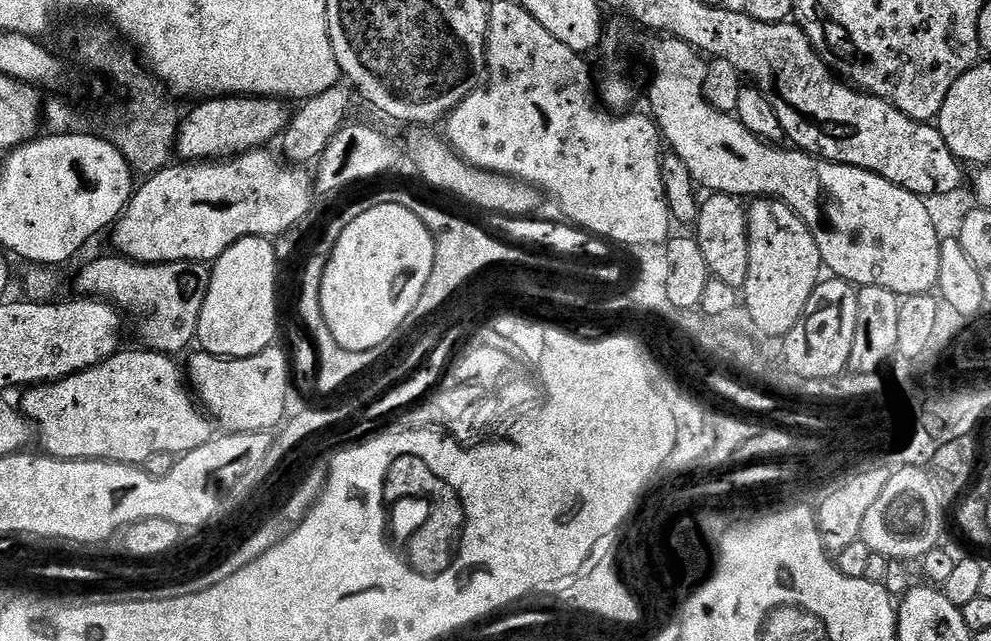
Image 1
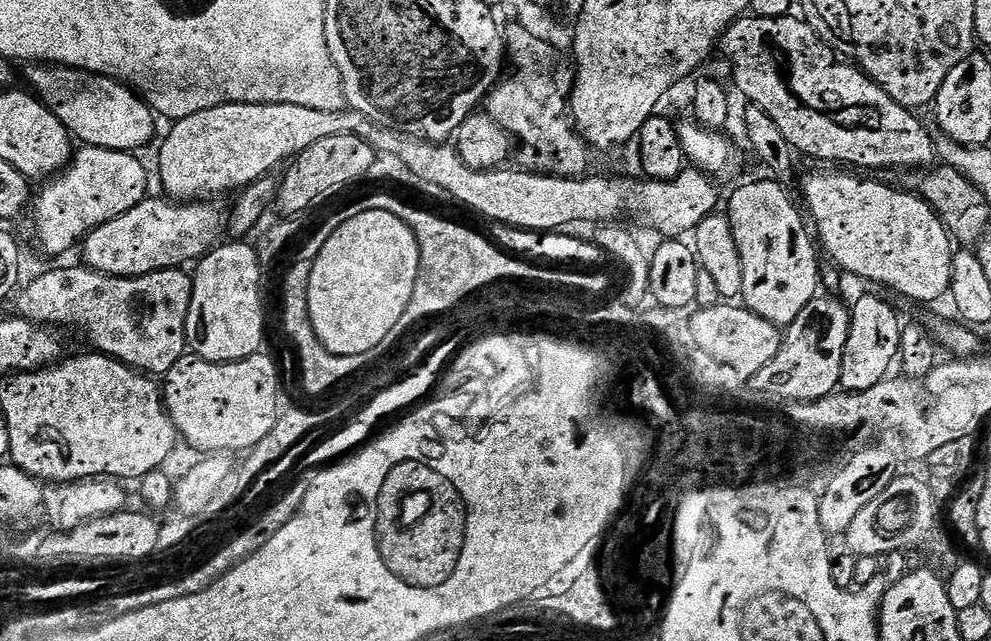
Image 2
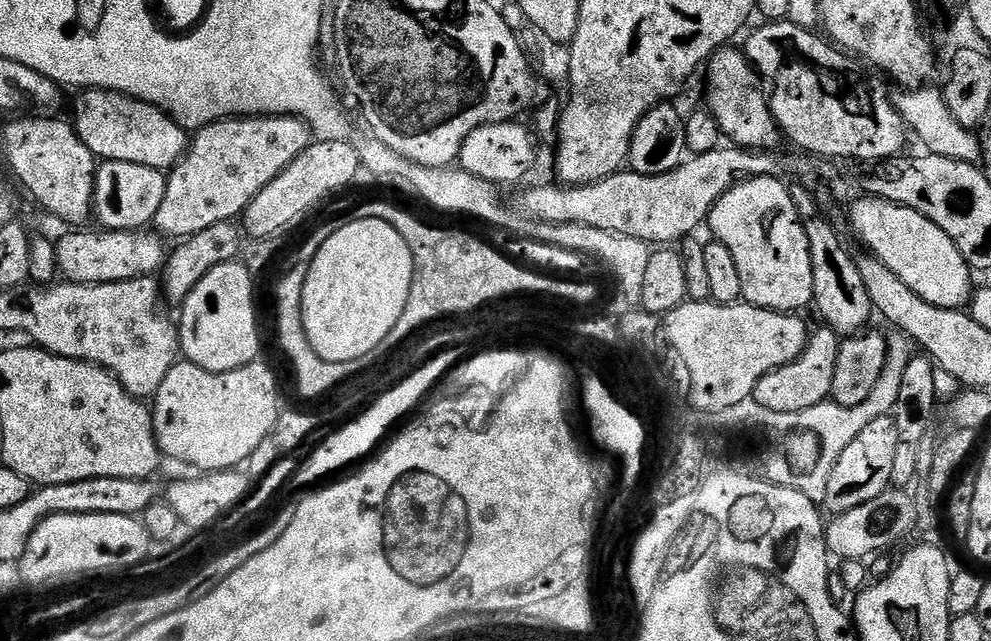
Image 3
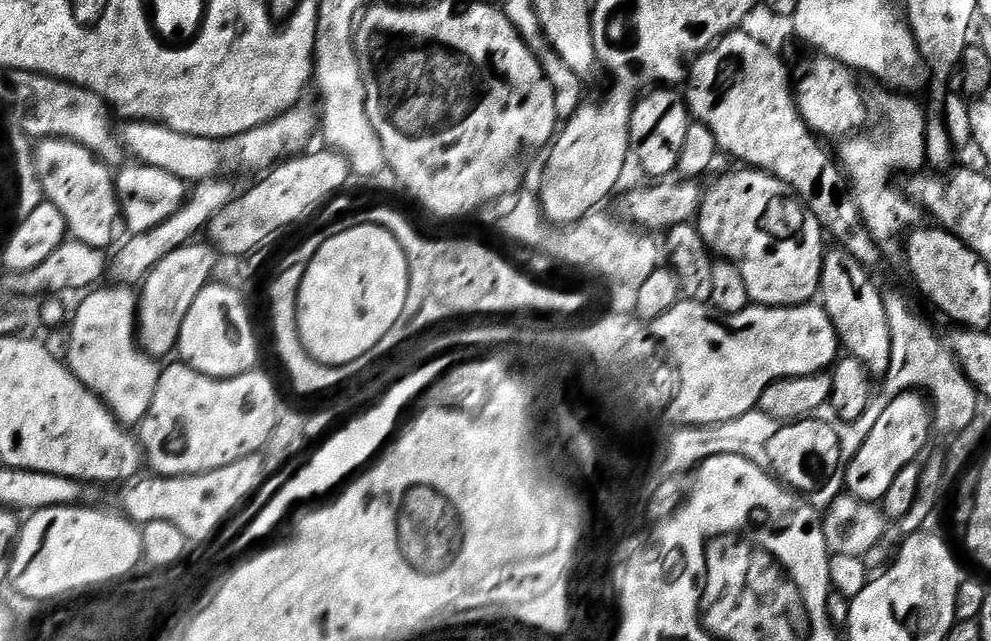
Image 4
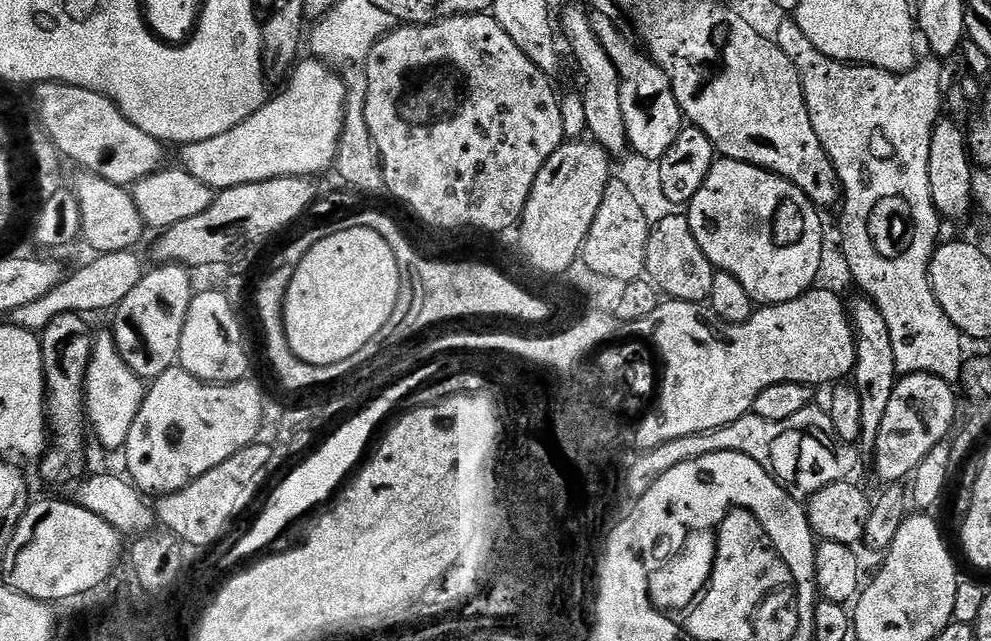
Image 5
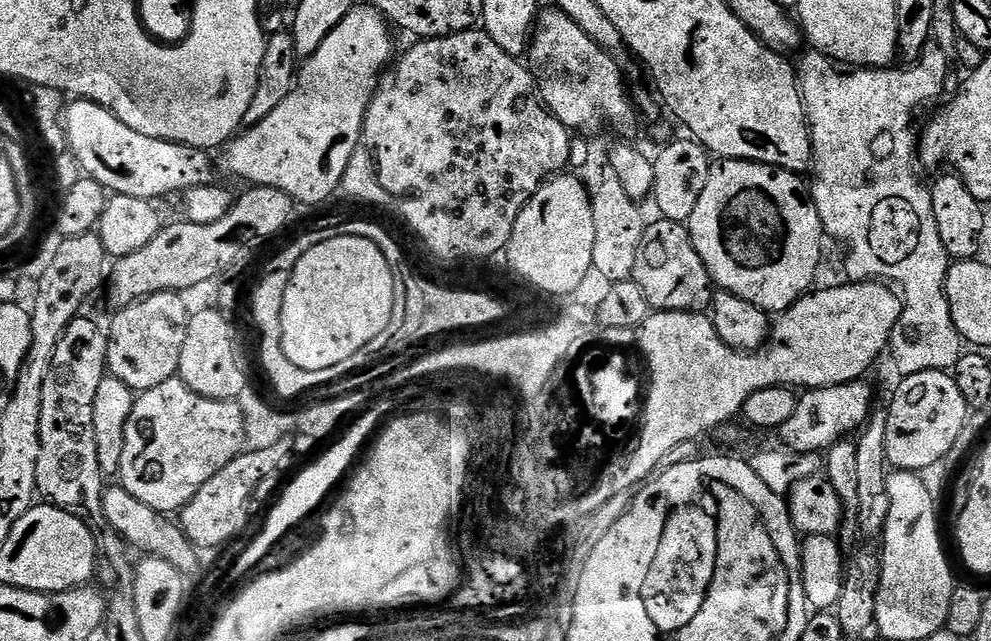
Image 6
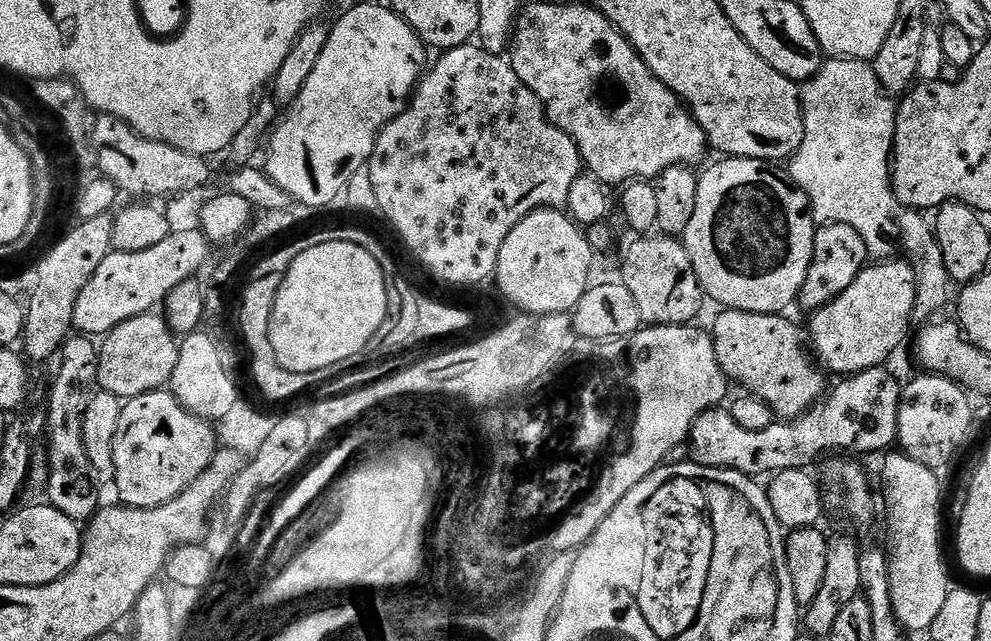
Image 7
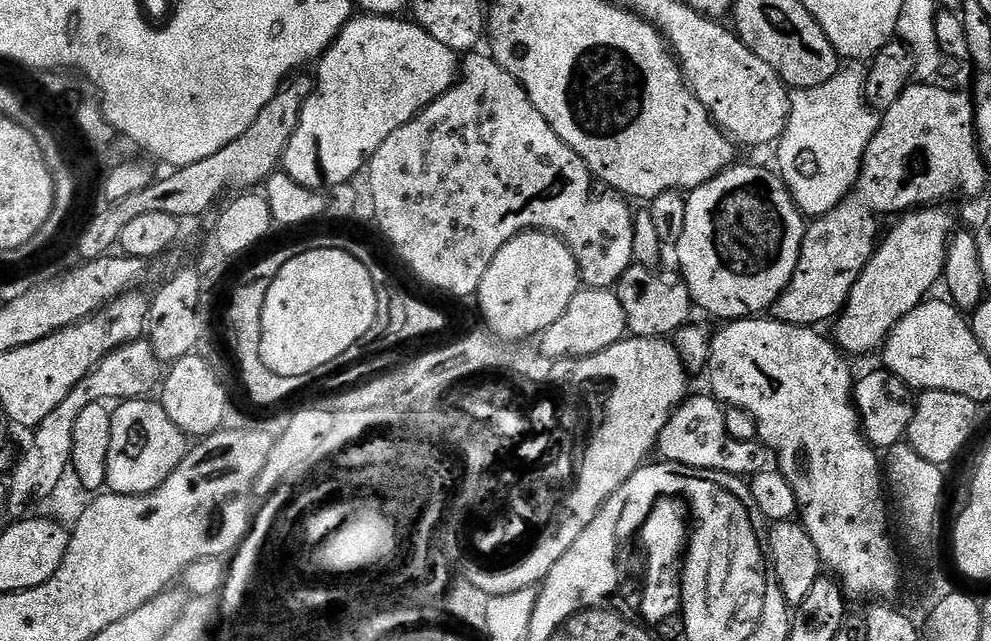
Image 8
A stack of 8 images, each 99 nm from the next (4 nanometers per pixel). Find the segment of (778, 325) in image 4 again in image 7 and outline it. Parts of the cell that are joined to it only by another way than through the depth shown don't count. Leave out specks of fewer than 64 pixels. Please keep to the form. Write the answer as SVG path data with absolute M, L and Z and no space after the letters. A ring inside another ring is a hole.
M903 258L872 262L838 298L811 313L806 336L821 369L837 372L837 377L845 378L887 365L896 347L903 342L908 327L914 324L915 311L915 267ZM653 324L651 326L641 327L639 332L633 334L636 340L632 340L632 368L636 368L636 388L640 395L640 420L636 424L636 444L632 444L632 452L628 452L628 456L624 456L624 460L616 460L616 468L612 468L612 472L608 472L608 476L604 476L604 484L600 484L600 488L596 488L596 496L592 496L591 501L584 504L584 507L575 511L575 515L571 517L565 524L565 528L560 529L560 535L555 541L556 548L562 548L565 552L576 552L583 548L591 536L598 530L598 526L602 526L602 522L608 517L608 512L614 510L614 506L618 506L618 502L622 502L622 498L626 498L626 494L630 490L634 490L634 486L638 486L638 482L642 482L642 478L646 478L653 472L655 468L661 467L665 463L666 458L680 443L682 445L689 439L695 420L699 418L704 411L710 411L712 408L719 408L729 399L728 388L730 389L730 381L725 376L722 366L718 366L718 358L716 357L716 348L712 345L711 335L707 331L704 332L700 328L696 328L692 324Z

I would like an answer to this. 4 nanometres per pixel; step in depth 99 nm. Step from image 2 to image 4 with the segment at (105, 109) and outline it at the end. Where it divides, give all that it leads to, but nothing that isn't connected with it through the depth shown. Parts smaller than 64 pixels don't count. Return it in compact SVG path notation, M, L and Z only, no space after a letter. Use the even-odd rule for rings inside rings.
M300 102L281 116L257 128L251 128L240 136L228 140L211 140L201 136L182 134L153 121L129 121L122 134L123 145L135 155L137 161L152 168L166 170L185 182L199 182L227 177L228 172L239 168L264 168L268 170L277 162L283 162L309 147L308 139L318 128L318 112Z

